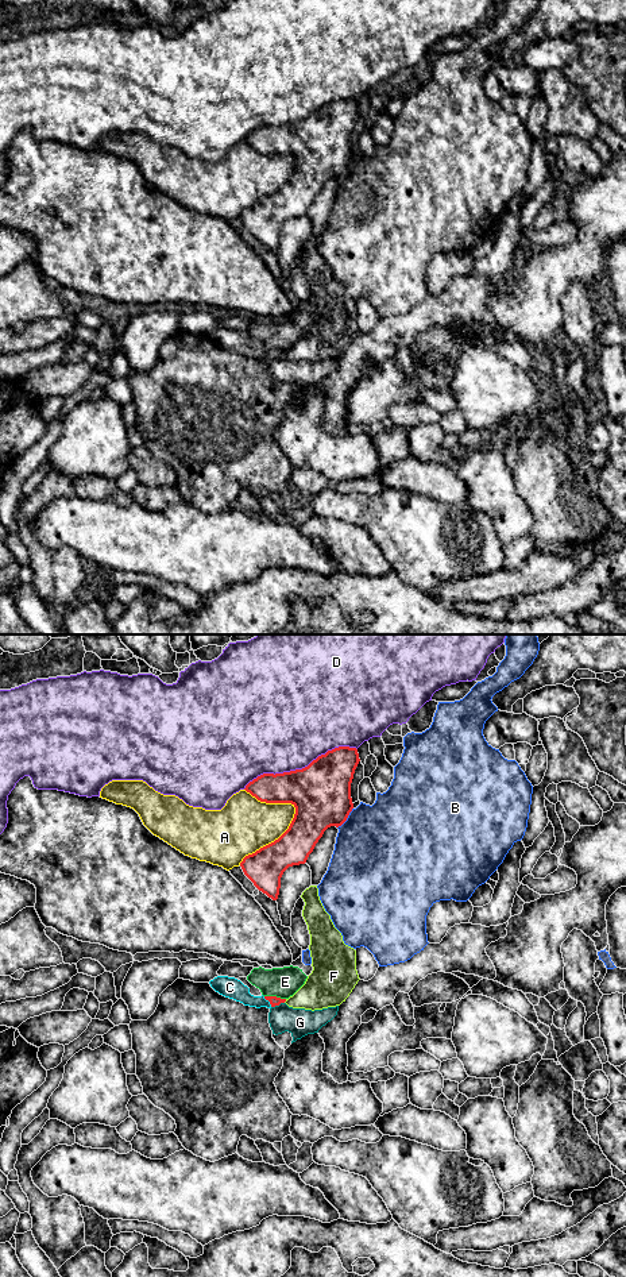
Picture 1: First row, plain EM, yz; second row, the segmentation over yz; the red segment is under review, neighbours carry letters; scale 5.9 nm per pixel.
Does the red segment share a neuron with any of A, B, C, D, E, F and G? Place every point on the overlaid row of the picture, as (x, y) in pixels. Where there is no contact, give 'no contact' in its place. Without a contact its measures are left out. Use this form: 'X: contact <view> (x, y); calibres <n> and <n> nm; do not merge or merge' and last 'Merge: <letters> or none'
A: contact yz (275, 840); calibres 220 and 340 nm; do not merge
B: contact yz (347, 817); calibres 360 and 480 nm; do not merge
C: contact yz (269, 1000); calibres 60 and 130 nm; merge
D: contact yz (300, 770); calibres 360 and 480 nm; do not merge
E: contact yz (275, 996); calibres 60 and 180 nm; do not merge
F: contact yz (285, 1000); calibres 60 and 240 nm; do not merge
G: contact yz (277, 1004); calibres 60 and 170 nm; do not merge
Merge: C

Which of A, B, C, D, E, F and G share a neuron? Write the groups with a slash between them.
A / B E / C / D / F / G

